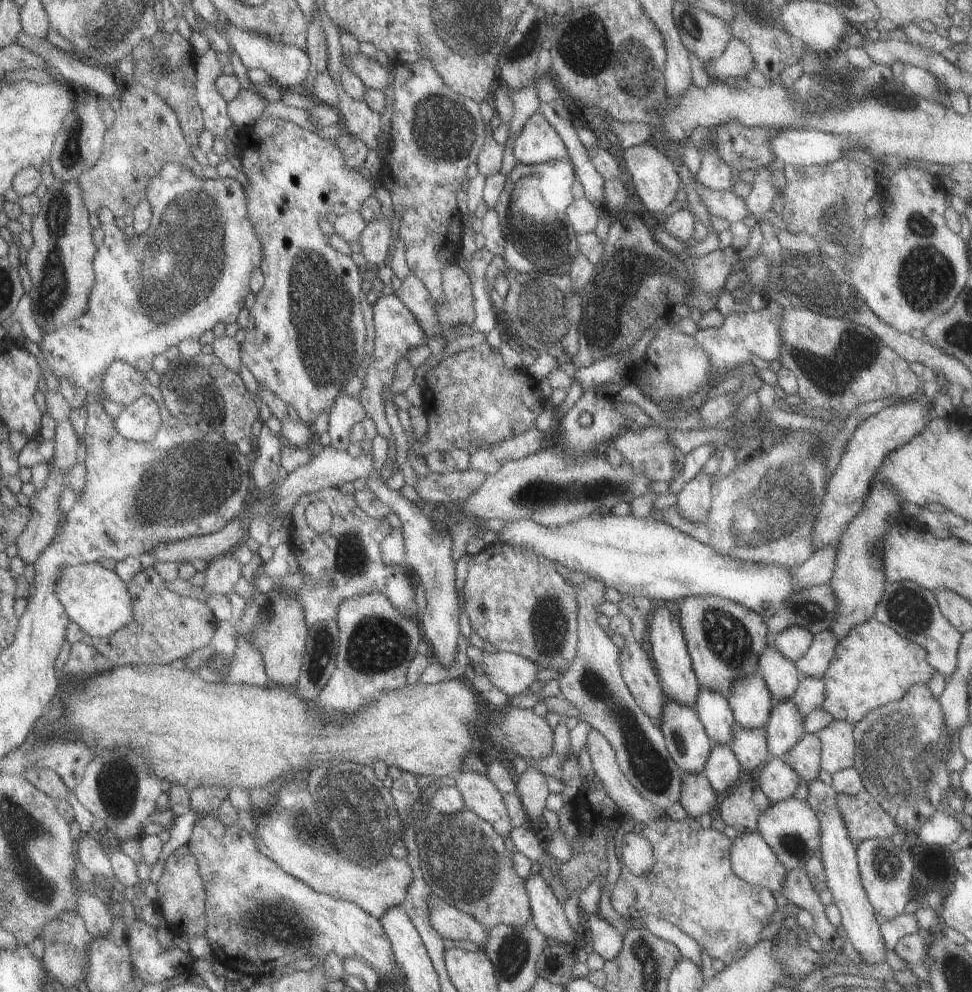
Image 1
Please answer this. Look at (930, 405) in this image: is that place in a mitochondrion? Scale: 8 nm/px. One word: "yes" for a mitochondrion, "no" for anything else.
no

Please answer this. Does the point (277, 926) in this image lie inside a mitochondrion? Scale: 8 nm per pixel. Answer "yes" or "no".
yes

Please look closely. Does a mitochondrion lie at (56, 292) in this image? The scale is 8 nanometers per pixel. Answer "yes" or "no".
yes

